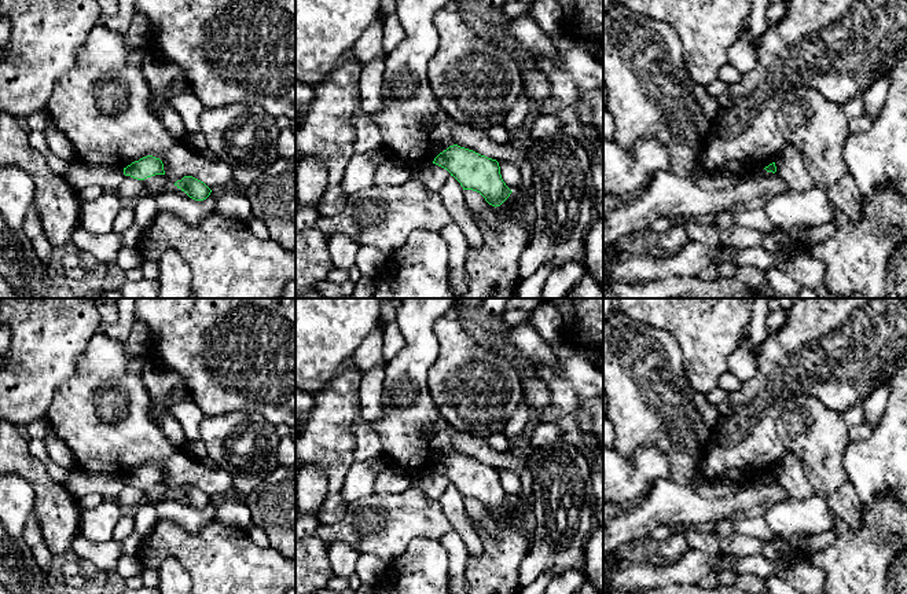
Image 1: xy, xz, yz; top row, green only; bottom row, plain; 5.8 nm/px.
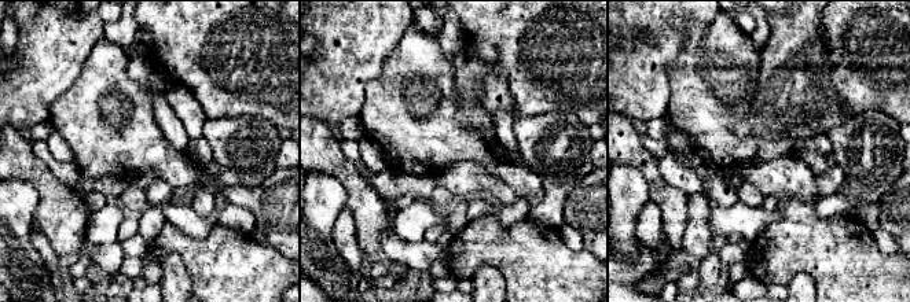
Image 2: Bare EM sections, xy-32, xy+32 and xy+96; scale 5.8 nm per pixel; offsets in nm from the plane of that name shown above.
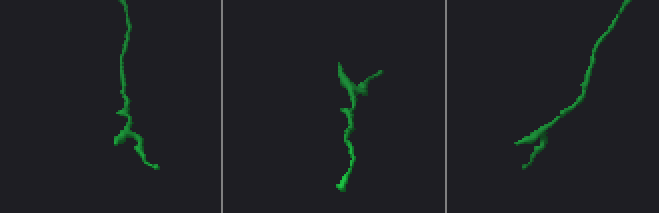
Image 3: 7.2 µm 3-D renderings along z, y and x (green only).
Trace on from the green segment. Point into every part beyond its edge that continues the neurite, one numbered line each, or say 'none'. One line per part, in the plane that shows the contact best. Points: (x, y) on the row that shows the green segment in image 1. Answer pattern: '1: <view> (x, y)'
none

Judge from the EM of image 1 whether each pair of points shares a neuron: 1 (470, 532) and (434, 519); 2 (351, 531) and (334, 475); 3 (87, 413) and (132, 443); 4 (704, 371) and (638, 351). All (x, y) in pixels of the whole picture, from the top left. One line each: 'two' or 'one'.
1: two
2: two
3: one
4: two

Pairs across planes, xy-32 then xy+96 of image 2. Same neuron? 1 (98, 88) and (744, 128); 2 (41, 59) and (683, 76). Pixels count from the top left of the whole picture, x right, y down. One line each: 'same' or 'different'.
1: different
2: different

